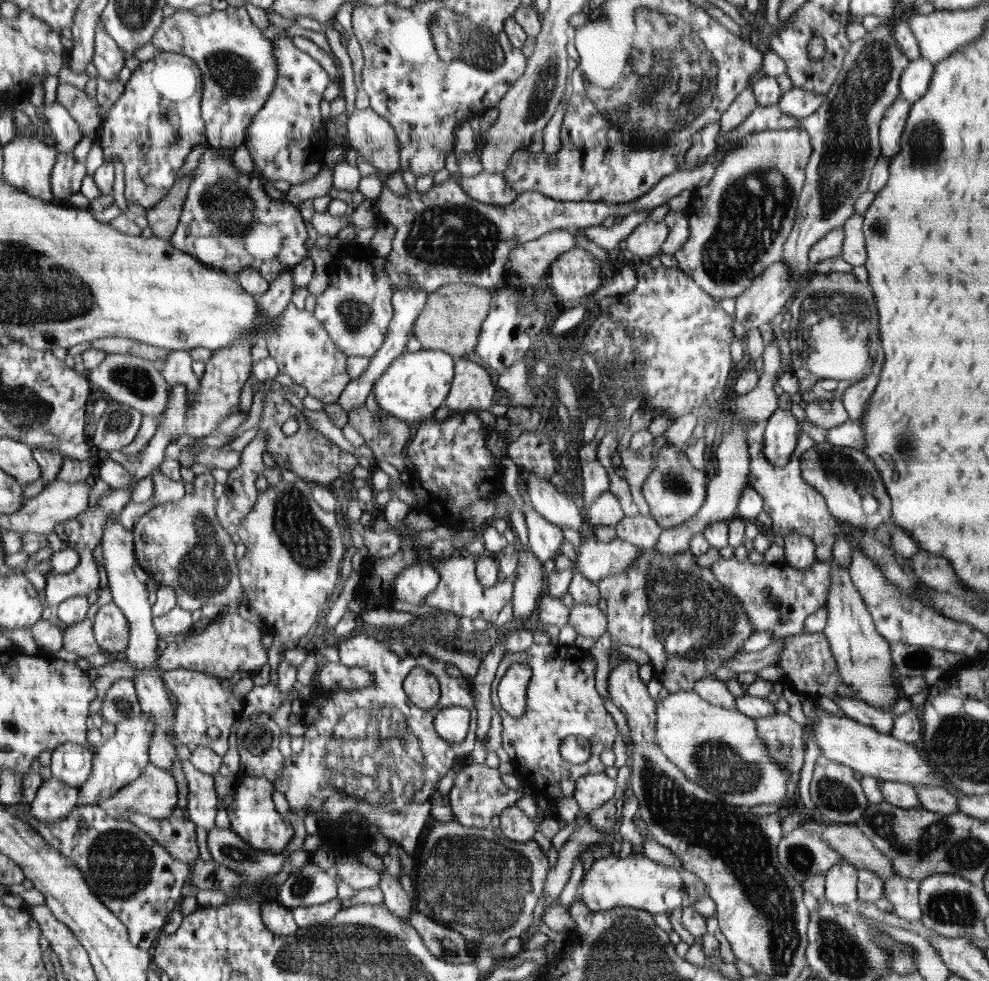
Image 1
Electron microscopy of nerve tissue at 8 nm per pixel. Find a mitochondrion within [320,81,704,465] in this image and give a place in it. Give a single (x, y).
(456, 237)

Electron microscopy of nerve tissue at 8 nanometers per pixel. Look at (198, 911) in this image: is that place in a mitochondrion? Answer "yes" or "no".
no

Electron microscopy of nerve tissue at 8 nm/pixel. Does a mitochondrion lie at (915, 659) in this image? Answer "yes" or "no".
yes

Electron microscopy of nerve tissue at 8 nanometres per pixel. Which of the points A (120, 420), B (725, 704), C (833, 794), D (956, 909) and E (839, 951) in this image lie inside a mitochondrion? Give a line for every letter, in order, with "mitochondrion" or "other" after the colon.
A: mitochondrion
B: other
C: mitochondrion
D: mitochondrion
E: mitochondrion

